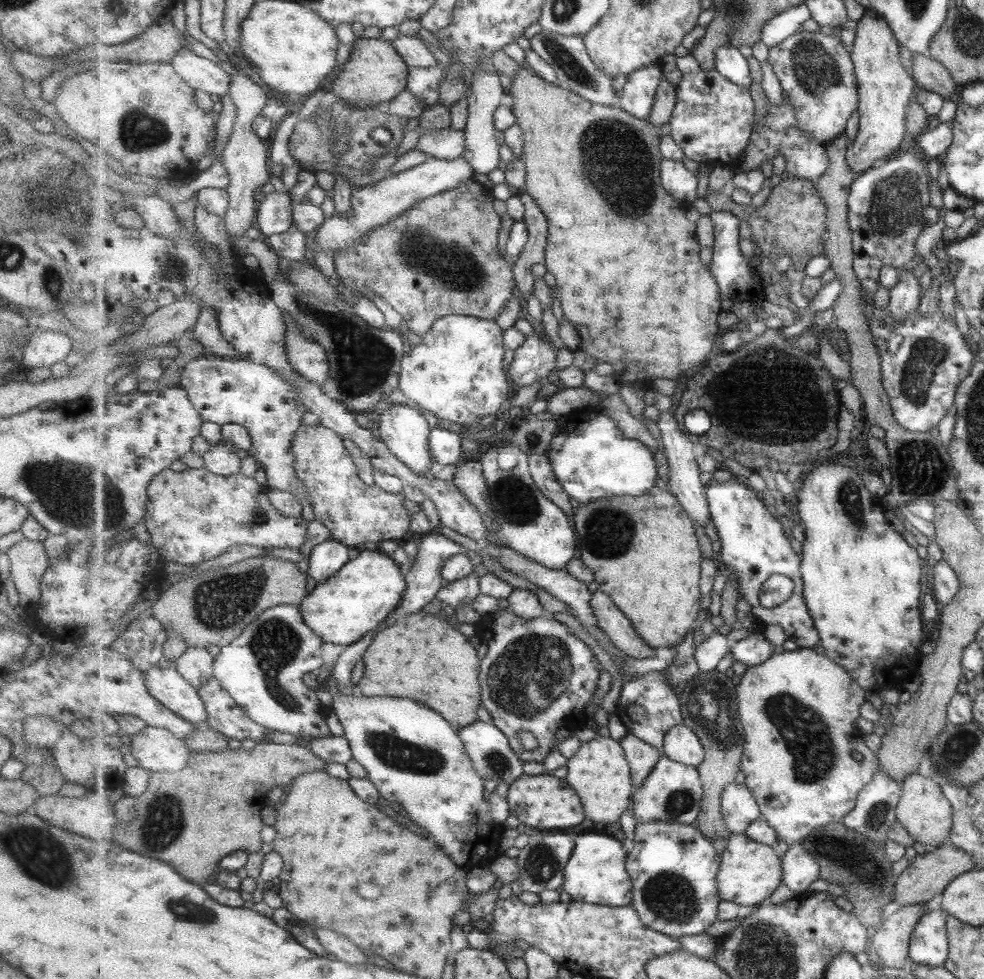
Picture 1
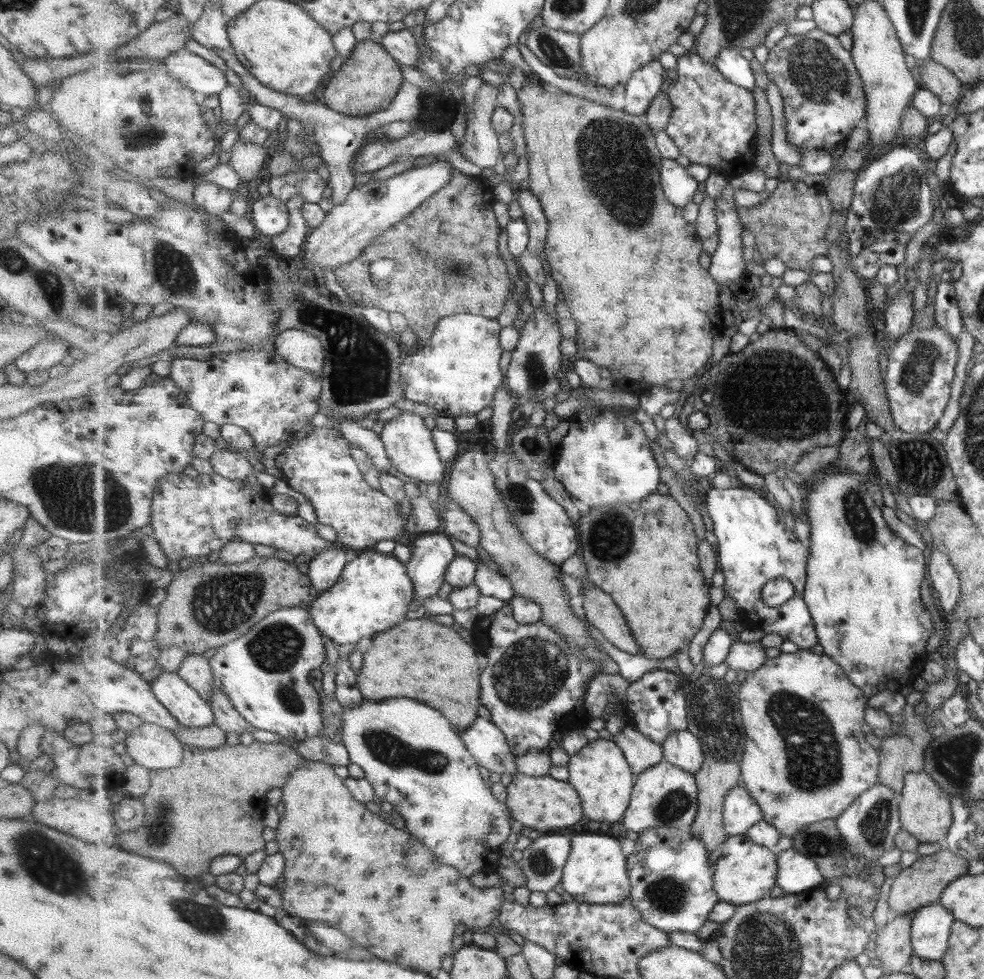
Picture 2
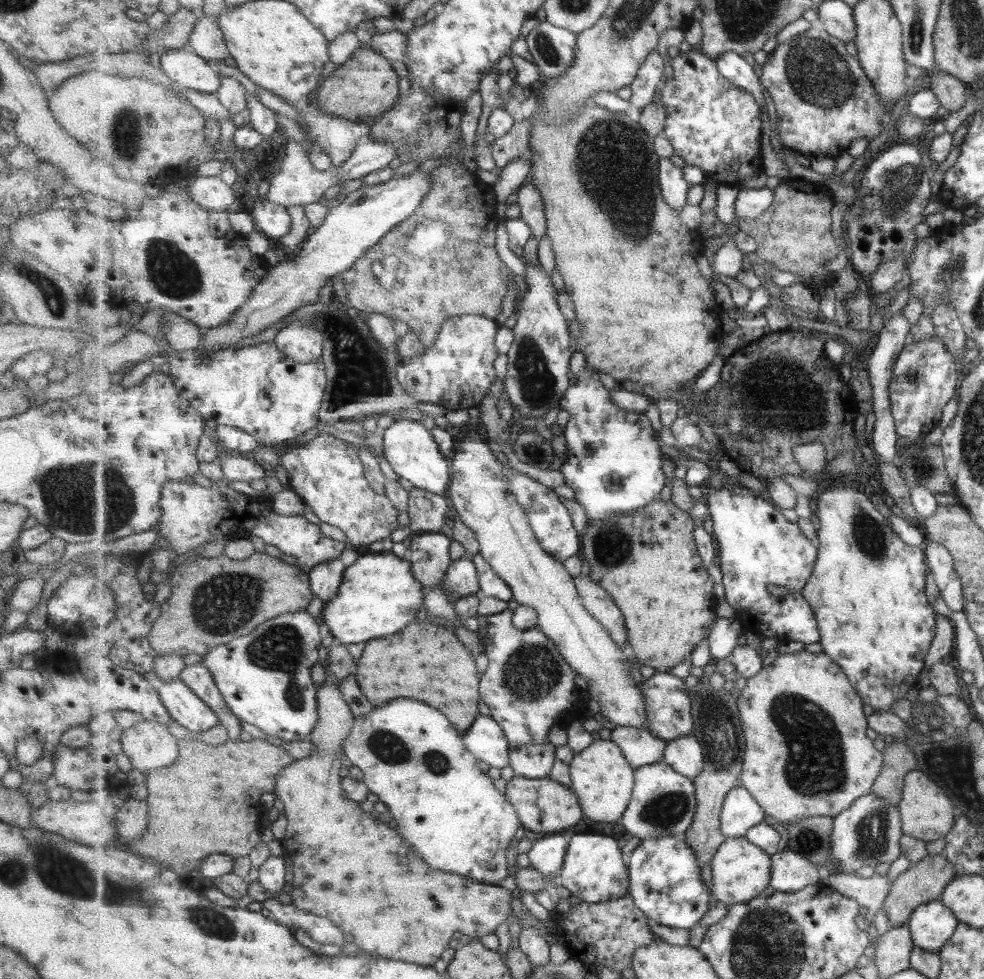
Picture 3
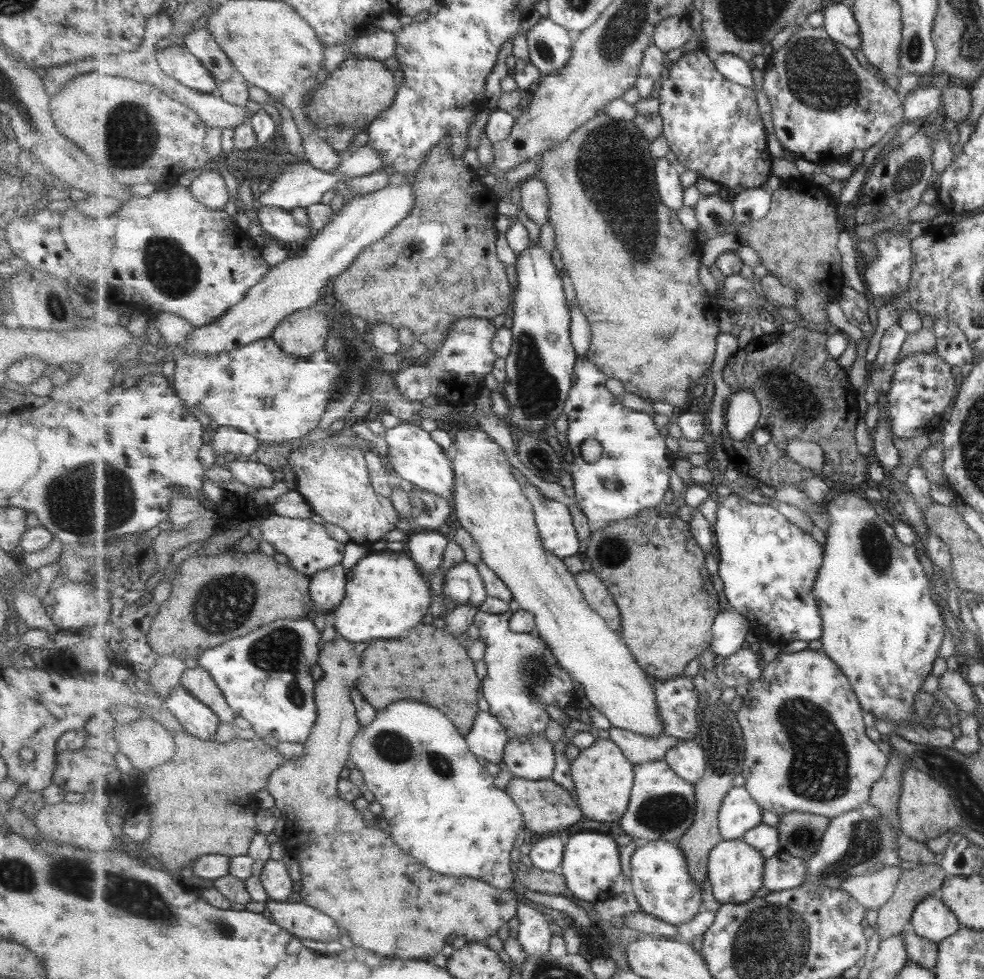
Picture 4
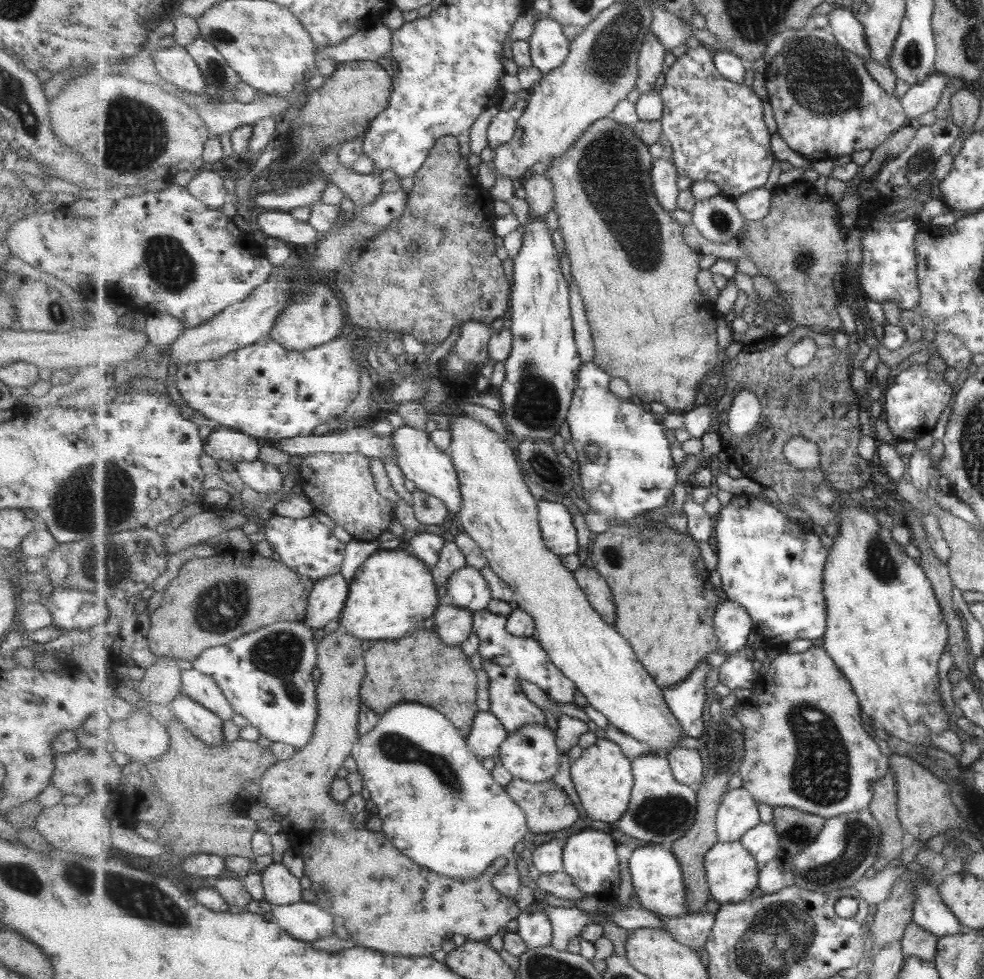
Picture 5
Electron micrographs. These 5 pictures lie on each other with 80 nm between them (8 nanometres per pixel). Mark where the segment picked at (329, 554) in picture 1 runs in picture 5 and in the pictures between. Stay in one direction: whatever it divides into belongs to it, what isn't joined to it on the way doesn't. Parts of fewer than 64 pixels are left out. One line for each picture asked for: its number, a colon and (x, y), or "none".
2: (325, 570)
3: (326, 580)
4: (328, 589)
5: (327, 602)

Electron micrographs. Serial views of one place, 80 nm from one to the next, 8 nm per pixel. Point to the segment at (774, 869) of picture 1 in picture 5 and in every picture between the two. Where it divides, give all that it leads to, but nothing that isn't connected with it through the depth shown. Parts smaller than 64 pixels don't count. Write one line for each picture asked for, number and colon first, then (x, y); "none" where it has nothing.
2: (745, 872)
3: (741, 870)
4: (736, 870)
5: (733, 872)

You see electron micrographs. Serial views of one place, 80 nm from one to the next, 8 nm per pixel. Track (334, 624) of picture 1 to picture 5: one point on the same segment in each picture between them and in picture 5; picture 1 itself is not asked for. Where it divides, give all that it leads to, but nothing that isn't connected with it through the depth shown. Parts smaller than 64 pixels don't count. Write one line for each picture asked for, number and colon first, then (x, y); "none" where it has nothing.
2: (375, 590)
3: (380, 596)
4: (387, 593)
5: (393, 591)

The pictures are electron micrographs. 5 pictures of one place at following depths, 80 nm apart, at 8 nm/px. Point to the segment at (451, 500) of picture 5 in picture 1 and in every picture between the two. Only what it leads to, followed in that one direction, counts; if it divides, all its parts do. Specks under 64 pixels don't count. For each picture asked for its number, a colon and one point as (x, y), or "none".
1: (405, 431)
2: (410, 445)
3: (413, 453)
4: (415, 456)

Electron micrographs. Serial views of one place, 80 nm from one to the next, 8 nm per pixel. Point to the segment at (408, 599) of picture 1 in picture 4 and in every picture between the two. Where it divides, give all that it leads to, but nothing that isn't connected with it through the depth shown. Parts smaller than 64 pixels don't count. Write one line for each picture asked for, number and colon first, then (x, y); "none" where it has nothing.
2: (432, 553)
3: (430, 557)
4: (428, 550)

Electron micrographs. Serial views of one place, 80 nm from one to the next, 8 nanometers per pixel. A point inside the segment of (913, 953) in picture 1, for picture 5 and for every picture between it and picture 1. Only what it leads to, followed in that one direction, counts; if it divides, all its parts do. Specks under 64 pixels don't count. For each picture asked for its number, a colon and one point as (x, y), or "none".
2: (930, 928)
3: (931, 924)
4: (932, 919)
5: (929, 911)

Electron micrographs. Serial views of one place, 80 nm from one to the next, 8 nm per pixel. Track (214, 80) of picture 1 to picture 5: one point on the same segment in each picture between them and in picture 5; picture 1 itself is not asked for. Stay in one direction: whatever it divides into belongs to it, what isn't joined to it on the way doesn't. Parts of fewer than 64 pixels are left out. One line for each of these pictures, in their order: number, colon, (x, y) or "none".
2: (194, 72)
3: (184, 67)
4: (176, 61)
5: (175, 64)

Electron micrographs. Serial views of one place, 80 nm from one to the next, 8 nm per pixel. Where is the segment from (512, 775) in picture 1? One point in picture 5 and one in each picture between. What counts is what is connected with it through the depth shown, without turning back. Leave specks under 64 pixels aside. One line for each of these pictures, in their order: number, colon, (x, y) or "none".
2: (488, 743)
3: (486, 739)
4: (488, 738)
5: (488, 733)

